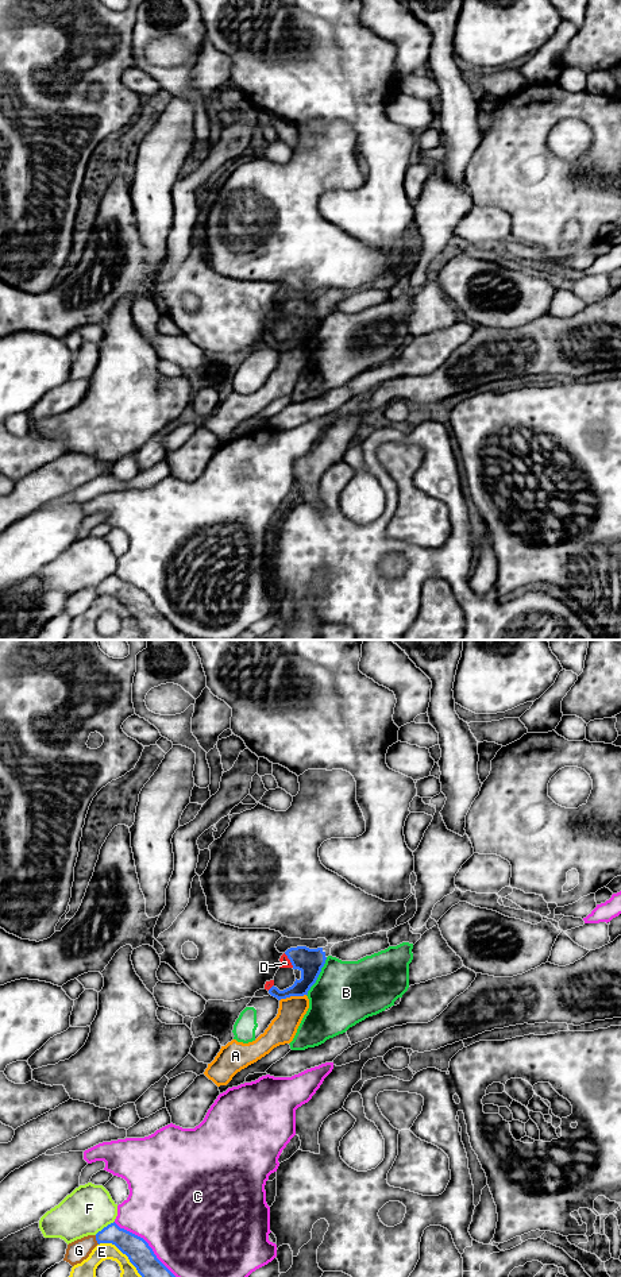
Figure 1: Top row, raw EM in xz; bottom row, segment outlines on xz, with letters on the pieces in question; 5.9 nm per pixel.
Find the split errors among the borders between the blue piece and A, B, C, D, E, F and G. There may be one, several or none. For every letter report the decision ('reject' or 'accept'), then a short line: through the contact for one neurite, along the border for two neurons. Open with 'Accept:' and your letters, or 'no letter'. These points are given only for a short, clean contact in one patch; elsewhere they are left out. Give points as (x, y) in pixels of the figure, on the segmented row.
Accept: D
A: reject; line xz (305, 994), (286, 996), (280, 1000)
B: reject
C: reject
D: accept; line xz (309, 961), (289, 959), (285, 963)
E: reject
F: reject
G: reject

